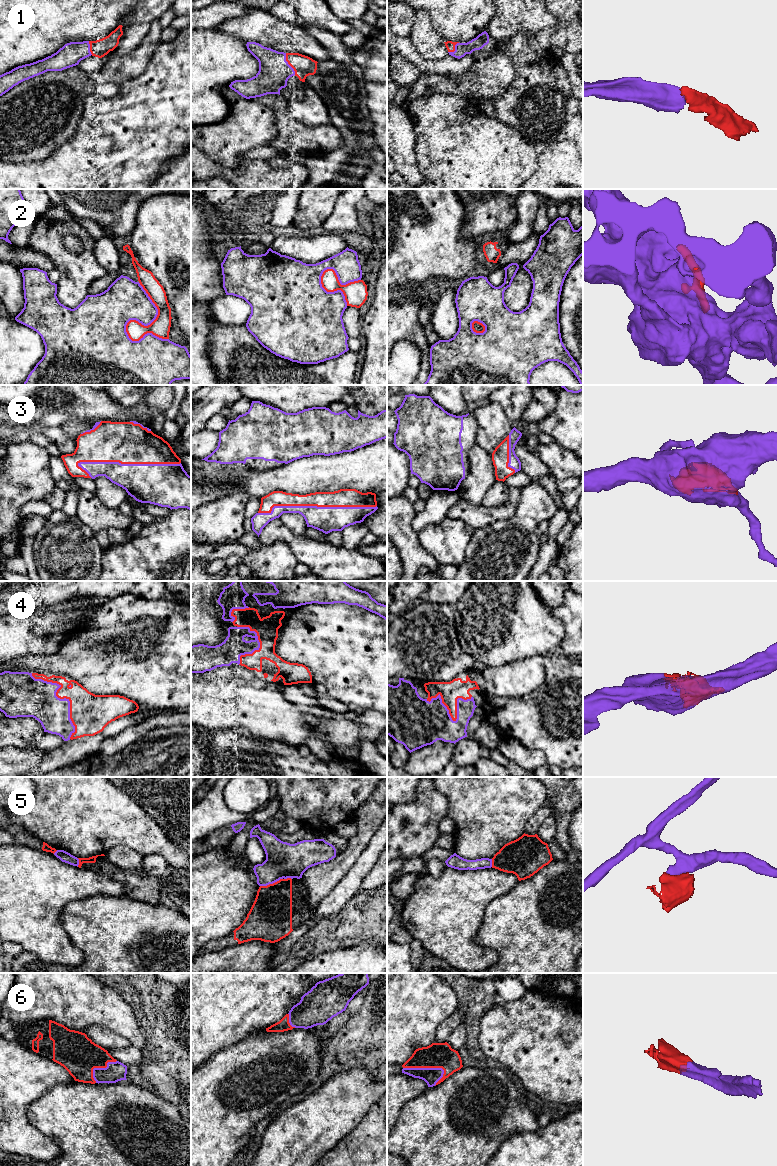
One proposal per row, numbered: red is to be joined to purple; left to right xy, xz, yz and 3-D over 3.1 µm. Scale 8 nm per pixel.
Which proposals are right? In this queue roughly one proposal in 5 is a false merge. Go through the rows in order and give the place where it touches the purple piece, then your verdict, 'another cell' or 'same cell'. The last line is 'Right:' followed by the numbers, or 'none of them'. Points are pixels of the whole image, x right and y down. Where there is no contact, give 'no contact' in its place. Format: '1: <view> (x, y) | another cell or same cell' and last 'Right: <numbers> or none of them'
1: xz (288, 64) | same cell
2: xy (132, 319) | another cell
3: xz (316, 506) | same cell
4: xy (62, 699) | same cell
5: xz (271, 883) | another cell
6: yz (425, 1068) | same cell
Right: 1, 3, 4, 6

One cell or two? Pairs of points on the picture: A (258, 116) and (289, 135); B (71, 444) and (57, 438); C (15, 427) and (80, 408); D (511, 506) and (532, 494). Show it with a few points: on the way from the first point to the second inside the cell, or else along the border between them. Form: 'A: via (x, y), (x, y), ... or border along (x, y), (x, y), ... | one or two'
A: border along (268, 105), (273, 109), (278, 135), (267, 144) | two
B: via (68, 444), (60, 438) | one
C: via (31, 426), (37, 426), (55, 408), (64, 408) | one
D: border along (522, 488), (515, 513), (503, 520) | two

